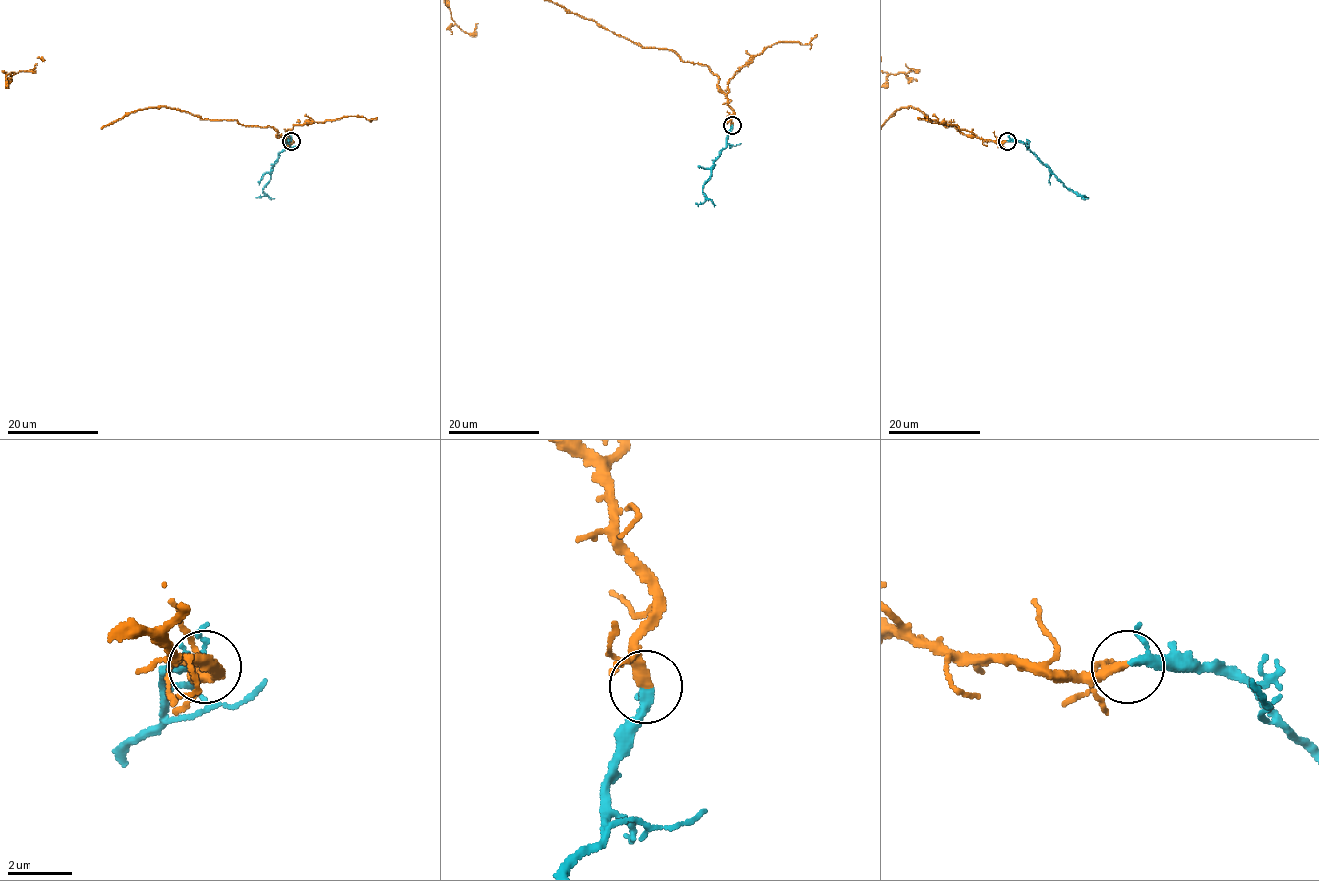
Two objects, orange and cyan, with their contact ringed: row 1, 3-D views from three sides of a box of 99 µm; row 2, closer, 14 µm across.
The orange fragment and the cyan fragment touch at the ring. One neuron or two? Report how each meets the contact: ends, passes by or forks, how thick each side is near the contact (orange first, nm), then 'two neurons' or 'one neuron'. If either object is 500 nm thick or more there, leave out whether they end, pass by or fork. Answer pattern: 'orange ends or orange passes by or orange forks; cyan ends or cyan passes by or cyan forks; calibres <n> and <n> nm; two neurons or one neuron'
orange forks; cyan passes by; calibres 200 and 240 nm; one neuron

